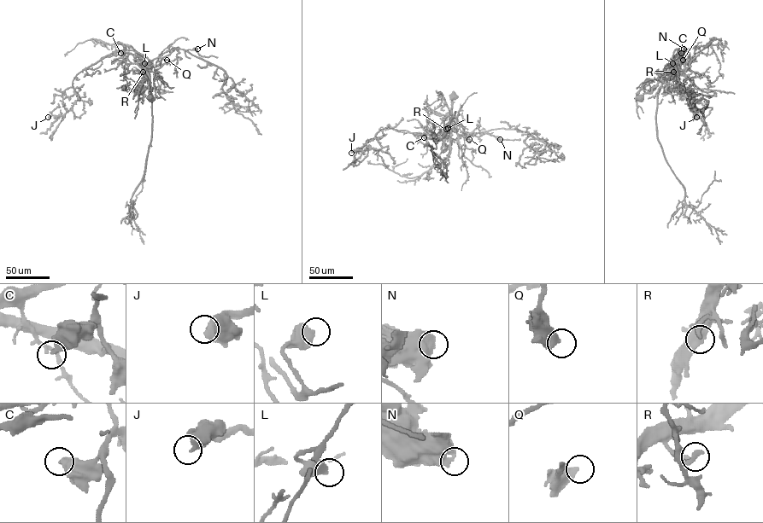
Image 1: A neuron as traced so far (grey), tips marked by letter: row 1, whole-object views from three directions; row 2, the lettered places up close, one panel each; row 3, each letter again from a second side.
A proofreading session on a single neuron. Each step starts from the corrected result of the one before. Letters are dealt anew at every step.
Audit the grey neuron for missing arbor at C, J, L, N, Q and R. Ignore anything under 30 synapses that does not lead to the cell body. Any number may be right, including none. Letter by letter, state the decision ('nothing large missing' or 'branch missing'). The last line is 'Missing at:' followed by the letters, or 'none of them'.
C: nothing large missing
J: nothing large missing
L: nothing large missing
N: nothing large missing
Q: nothing large missing
R: nothing large missing
Missing at: none of them

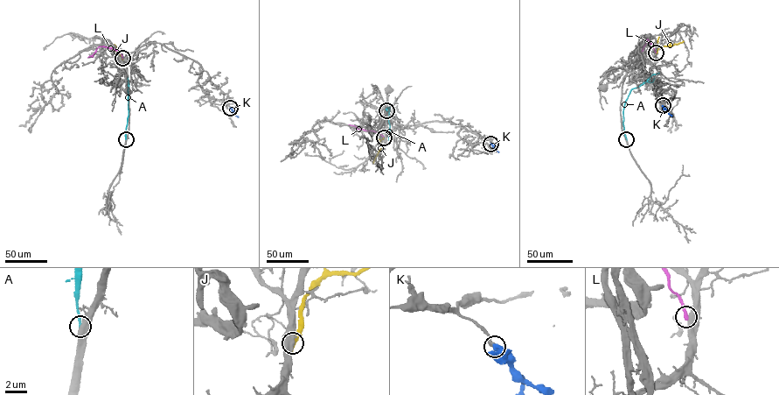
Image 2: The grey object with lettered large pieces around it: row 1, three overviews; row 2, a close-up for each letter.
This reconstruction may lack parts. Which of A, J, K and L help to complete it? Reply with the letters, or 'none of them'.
K

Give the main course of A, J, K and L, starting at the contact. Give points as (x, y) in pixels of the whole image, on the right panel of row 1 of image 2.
A: (627, 139), (623, 111), (629, 92), (652, 74), (659, 73)
J: (657, 52), (659, 47), (684, 41)
K: (663, 105), (671, 116)
L: (656, 52), (647, 39), (642, 52)

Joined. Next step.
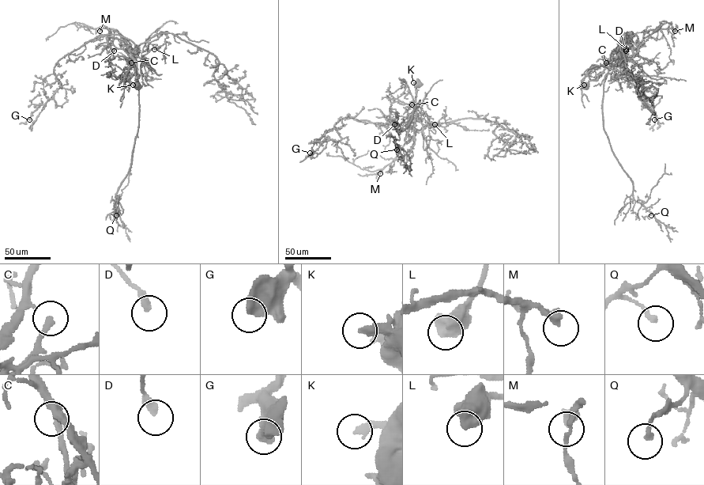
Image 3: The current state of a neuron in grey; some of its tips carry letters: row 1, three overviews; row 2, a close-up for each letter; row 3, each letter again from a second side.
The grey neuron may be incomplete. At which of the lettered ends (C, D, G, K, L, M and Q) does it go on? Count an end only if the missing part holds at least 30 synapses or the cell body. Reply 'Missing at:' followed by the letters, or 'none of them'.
Missing at: M

